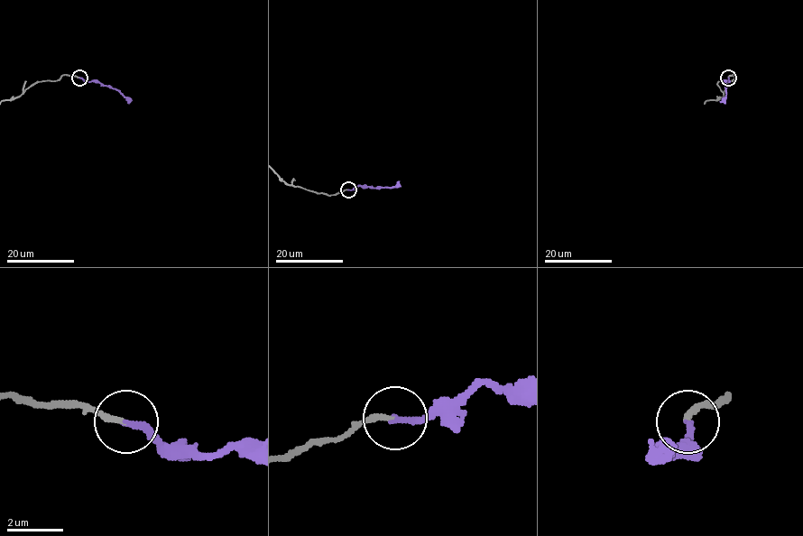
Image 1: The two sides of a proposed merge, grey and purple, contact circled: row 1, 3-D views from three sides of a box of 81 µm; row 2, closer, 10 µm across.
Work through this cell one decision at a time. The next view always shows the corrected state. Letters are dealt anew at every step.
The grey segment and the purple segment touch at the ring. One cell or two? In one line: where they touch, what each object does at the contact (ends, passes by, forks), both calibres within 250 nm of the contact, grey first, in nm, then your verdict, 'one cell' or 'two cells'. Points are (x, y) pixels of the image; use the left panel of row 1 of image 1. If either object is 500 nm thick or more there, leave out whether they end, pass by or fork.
place (79, 78); grey ends; purple ends; calibres 170 and 200 nm; one cell

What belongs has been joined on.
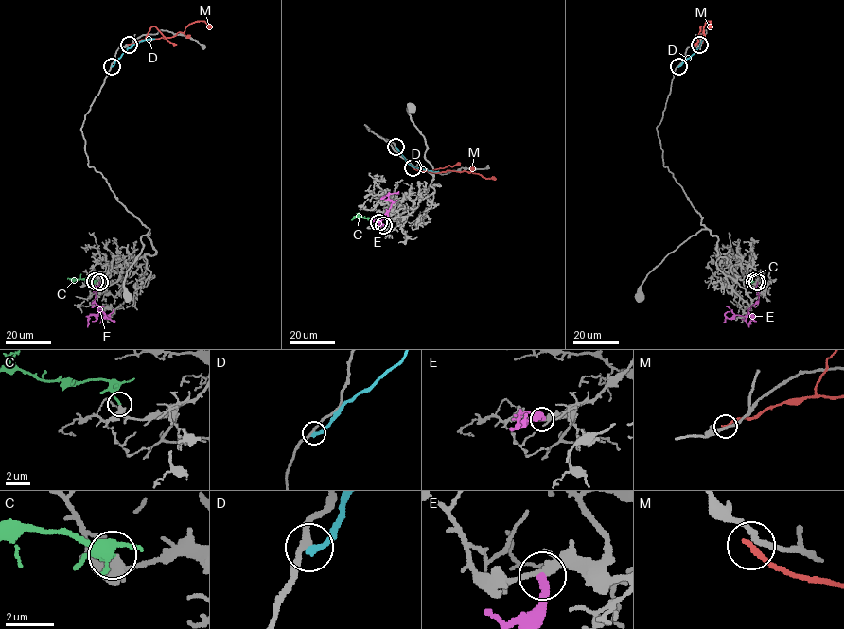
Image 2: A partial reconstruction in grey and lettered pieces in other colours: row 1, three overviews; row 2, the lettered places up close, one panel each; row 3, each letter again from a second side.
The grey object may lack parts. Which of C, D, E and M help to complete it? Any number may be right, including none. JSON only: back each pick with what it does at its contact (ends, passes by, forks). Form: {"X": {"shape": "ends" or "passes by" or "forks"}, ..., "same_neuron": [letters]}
{"C": {"shape": "ends"}, "same_neuron": ["C"]}

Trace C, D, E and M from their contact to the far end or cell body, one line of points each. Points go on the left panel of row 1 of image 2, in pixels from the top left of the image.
C: (95, 281), (67, 278)
D: (112, 66), (128, 48), (154, 39)
E: (99, 282), (95, 302), (103, 316), (108, 315), (105, 318), (105, 314), (97, 310), (103, 305)
M: (129, 44), (146, 39), (173, 37), (197, 21), (204, 21), (212, 27)

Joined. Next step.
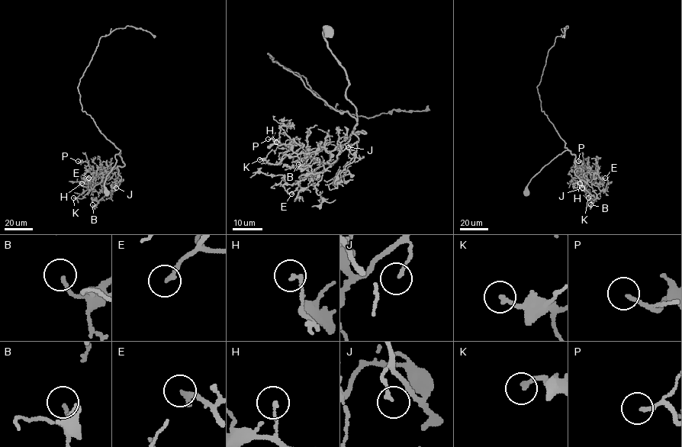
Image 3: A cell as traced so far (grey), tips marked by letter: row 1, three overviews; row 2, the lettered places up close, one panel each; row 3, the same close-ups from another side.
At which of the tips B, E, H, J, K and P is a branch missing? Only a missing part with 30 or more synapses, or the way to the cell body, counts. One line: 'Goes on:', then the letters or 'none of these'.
Goes on: E

